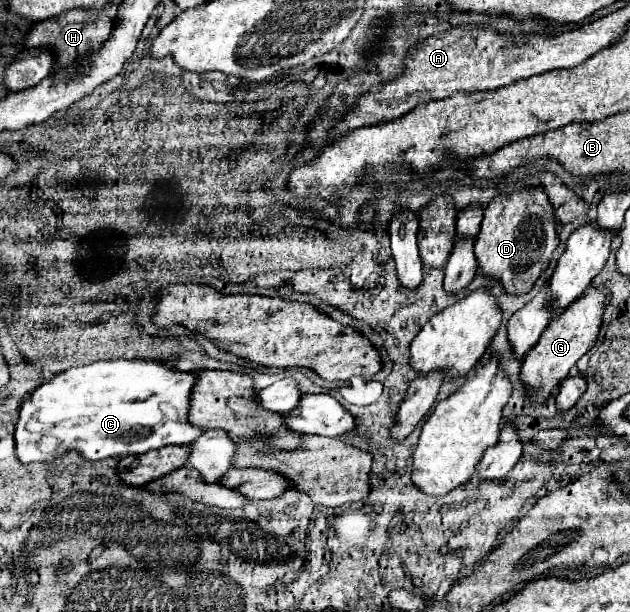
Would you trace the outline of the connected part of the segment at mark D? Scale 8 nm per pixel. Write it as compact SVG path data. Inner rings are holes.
M530 188L510 196L498 194L484 208L484 220L474 240L480 272L490 280L498 280L510 296L530 292L534 282L548 268L552 252L558 246L556 226L554 208L542 188Z

